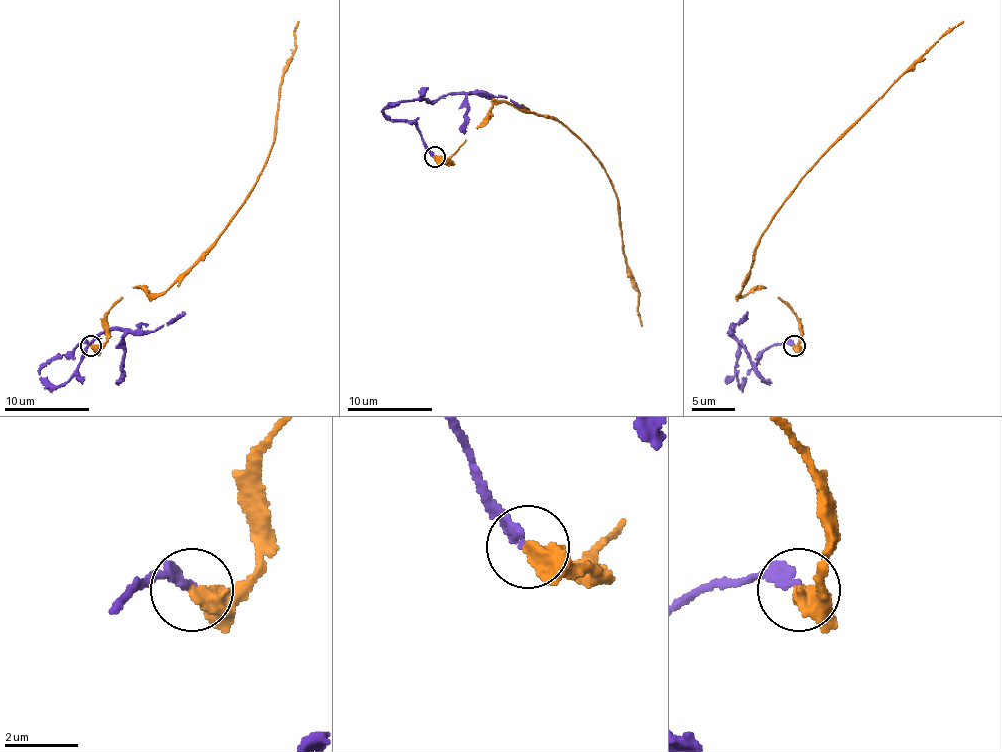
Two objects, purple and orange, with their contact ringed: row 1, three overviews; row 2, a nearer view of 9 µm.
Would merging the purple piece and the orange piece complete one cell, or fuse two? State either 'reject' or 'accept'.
accept

